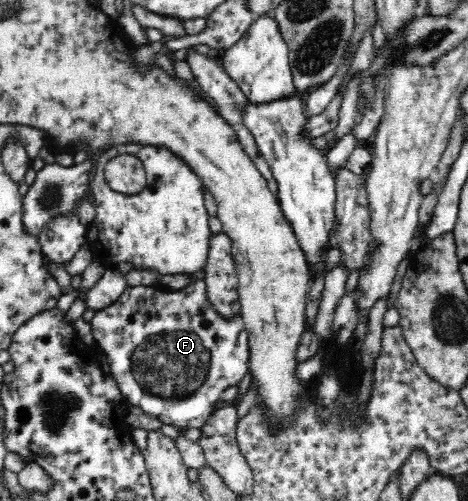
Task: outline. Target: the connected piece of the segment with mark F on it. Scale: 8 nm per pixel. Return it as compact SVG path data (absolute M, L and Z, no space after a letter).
M202 279L178 291L158 285L129 287L113 305L97 311L90 323L94 344L106 356L110 373L128 404L169 425L201 429L212 415L222 391L237 386L249 371L251 350L244 319L240 315L223 319L213 310Z

